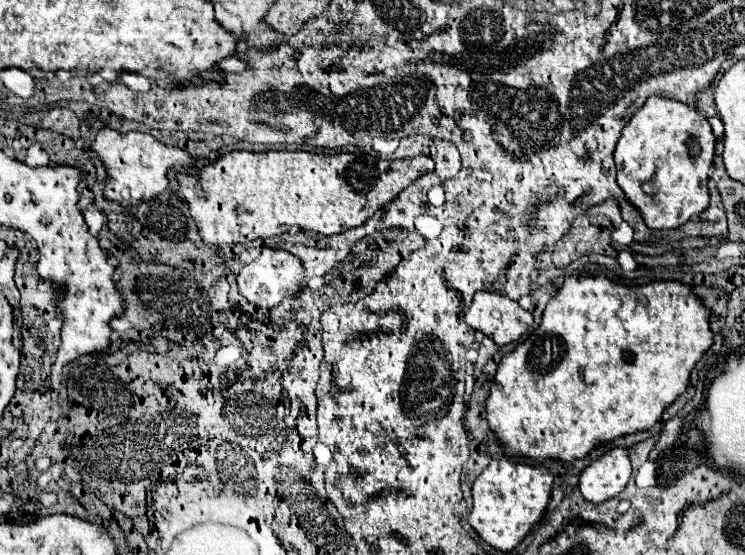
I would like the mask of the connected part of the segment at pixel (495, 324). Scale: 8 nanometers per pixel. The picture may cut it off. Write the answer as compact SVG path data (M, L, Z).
M478 291L474 295L472 305L464 313L464 321L500 347L518 341L532 327L532 315L526 309L512 299L490 291Z

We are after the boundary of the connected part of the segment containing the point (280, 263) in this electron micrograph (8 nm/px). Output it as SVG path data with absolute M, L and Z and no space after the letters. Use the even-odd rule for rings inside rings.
M262 247L260 257L244 265L238 275L240 295L250 303L254 303L256 307L274 307L282 303L282 299L286 297L298 297L302 287L304 287L304 265L296 255L292 255L286 249Z

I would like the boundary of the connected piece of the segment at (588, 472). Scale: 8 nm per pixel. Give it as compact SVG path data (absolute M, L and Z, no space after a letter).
M616 447L600 455L590 463L580 475L580 493L590 503L602 503L616 497L628 483L632 475L632 465L628 449Z

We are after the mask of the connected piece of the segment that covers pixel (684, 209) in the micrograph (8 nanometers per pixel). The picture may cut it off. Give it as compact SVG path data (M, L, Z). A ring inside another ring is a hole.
M648 97L646 103L636 111L636 115L632 115L628 125L622 129L622 137L614 151L614 161L618 169L616 179L626 193L626 199L634 207L638 207L650 229L676 229L708 207L708 169L712 167L714 145L716 137L708 119L700 115L696 107L684 105L682 101Z

